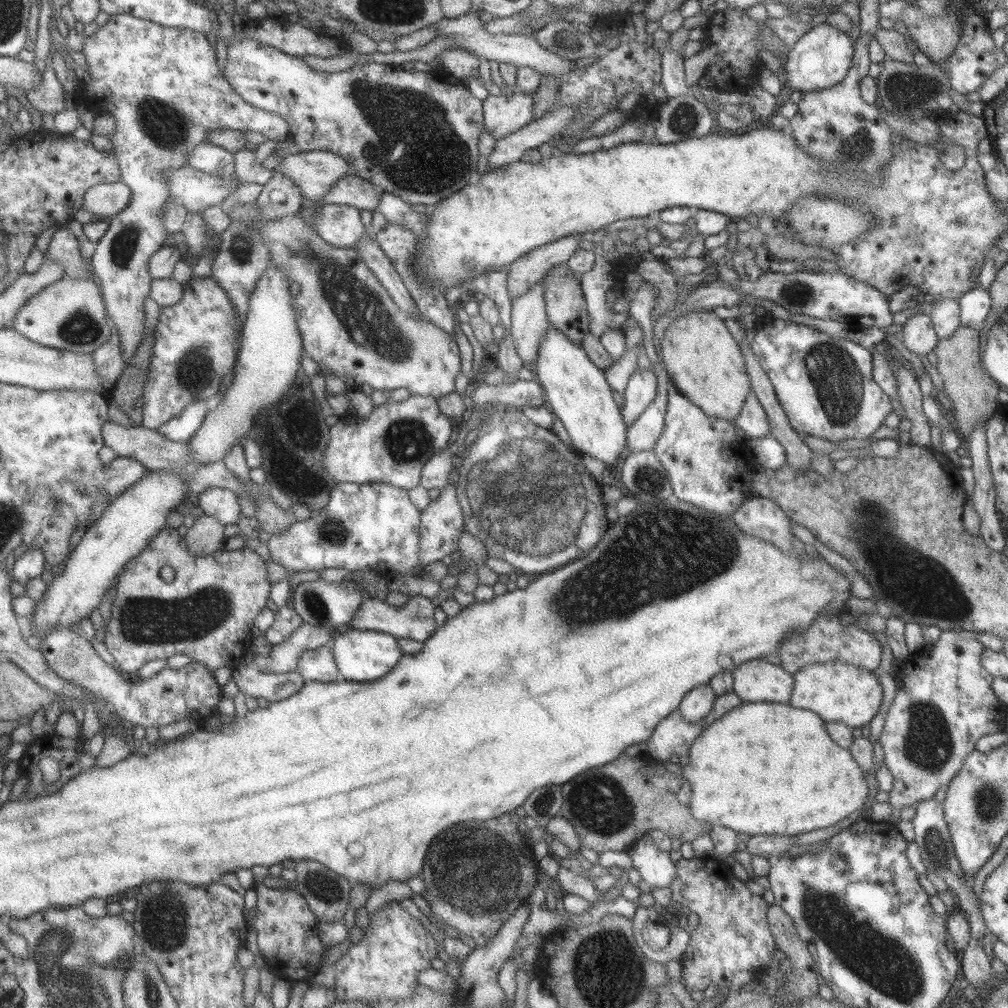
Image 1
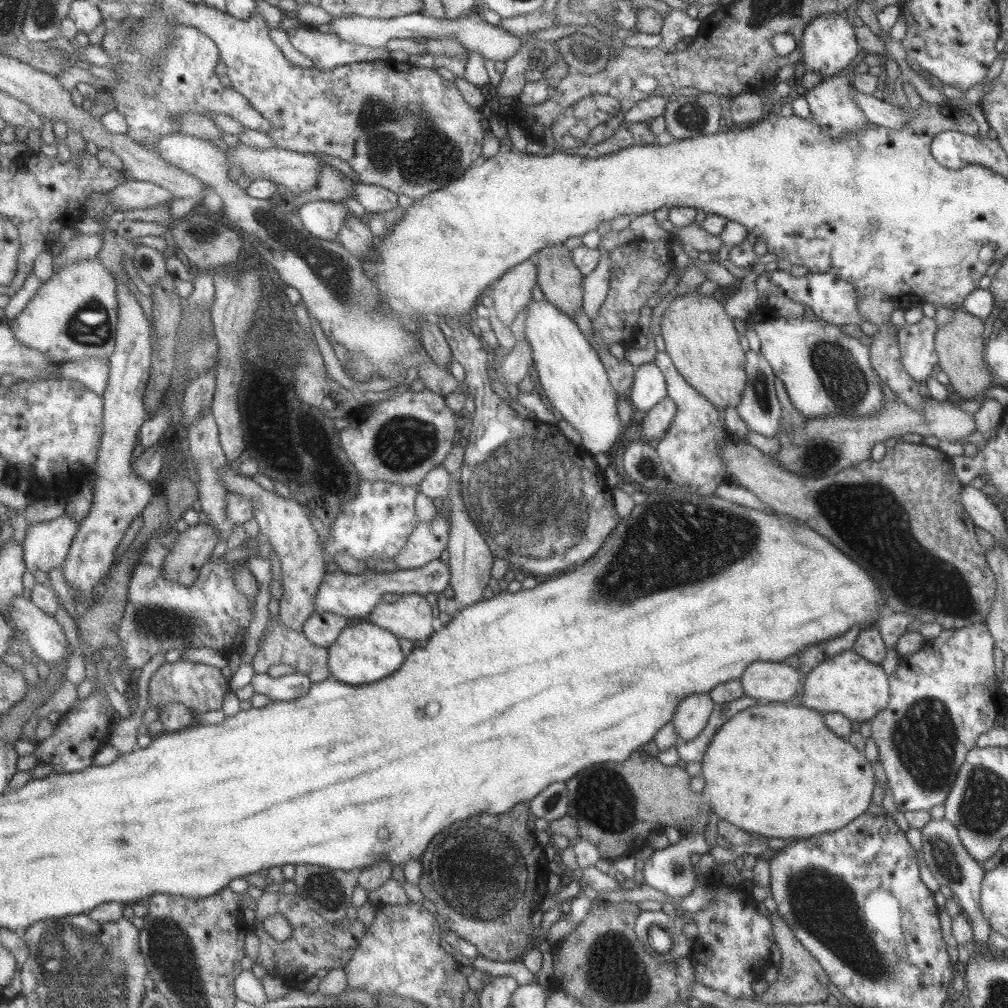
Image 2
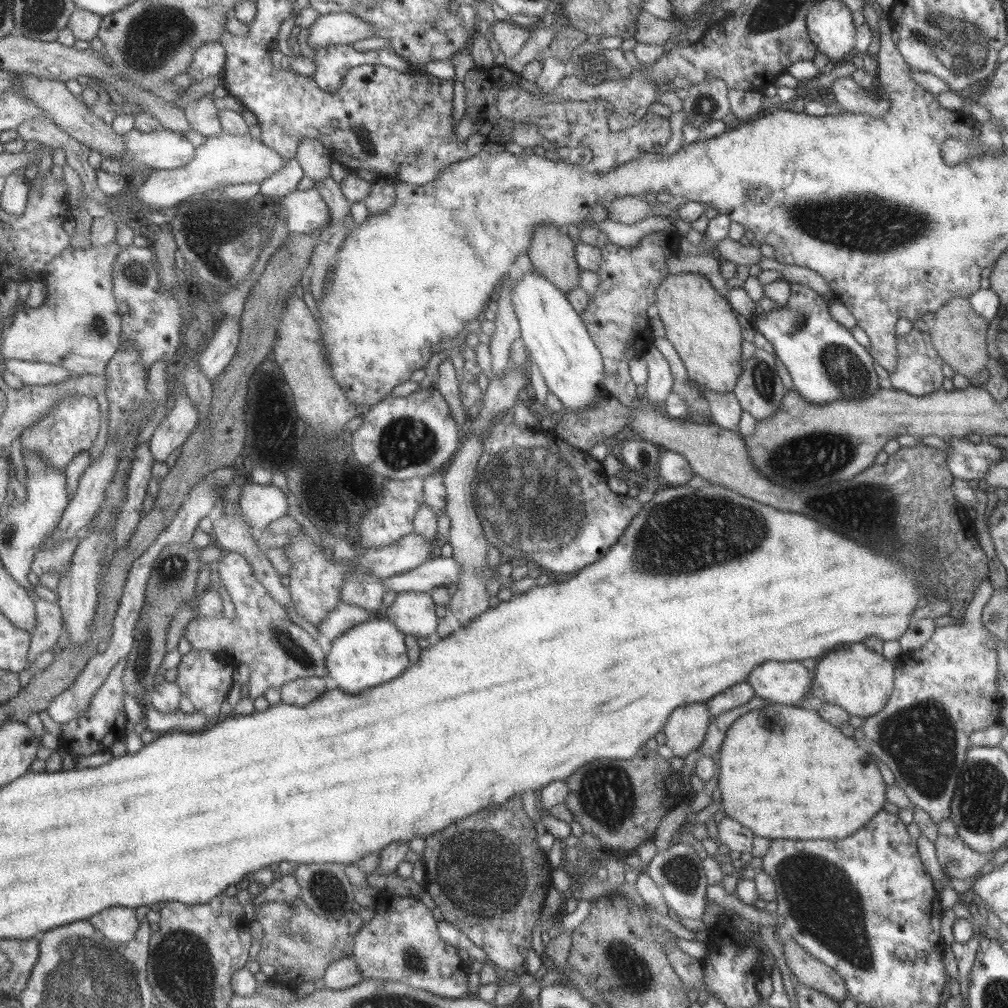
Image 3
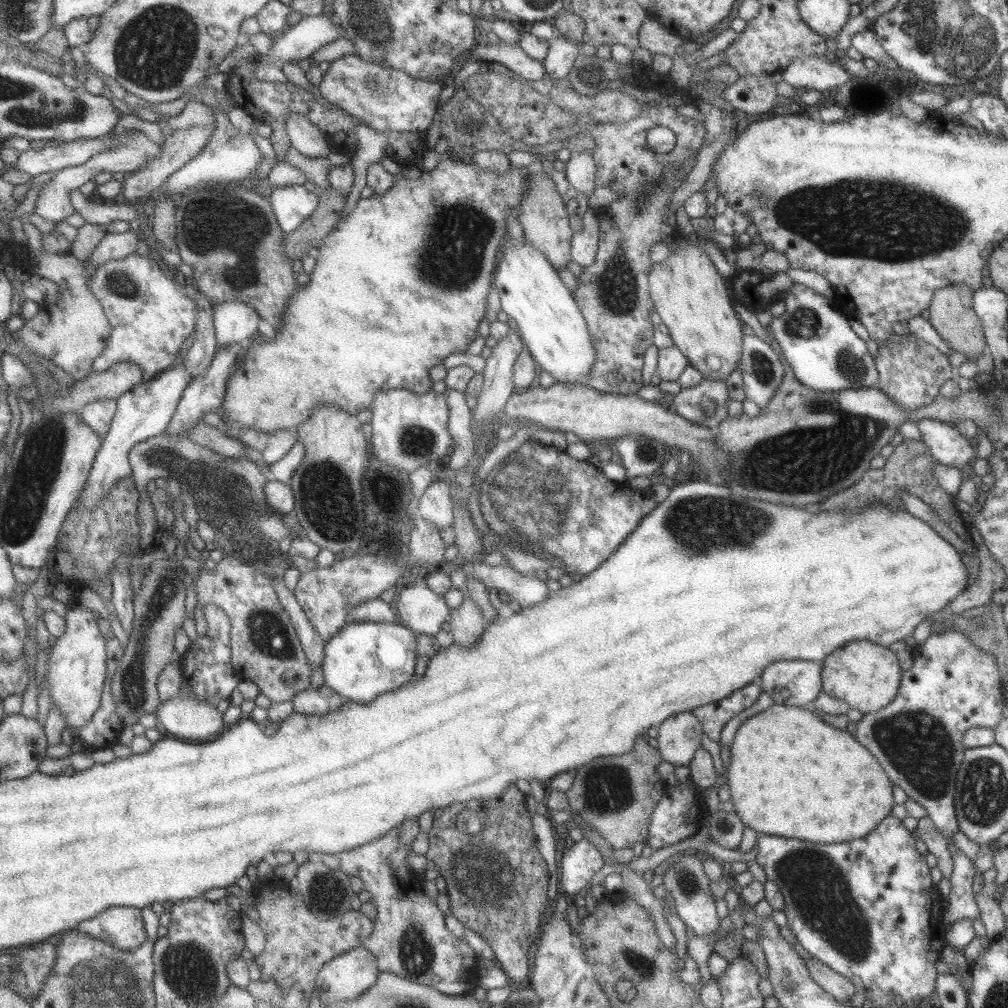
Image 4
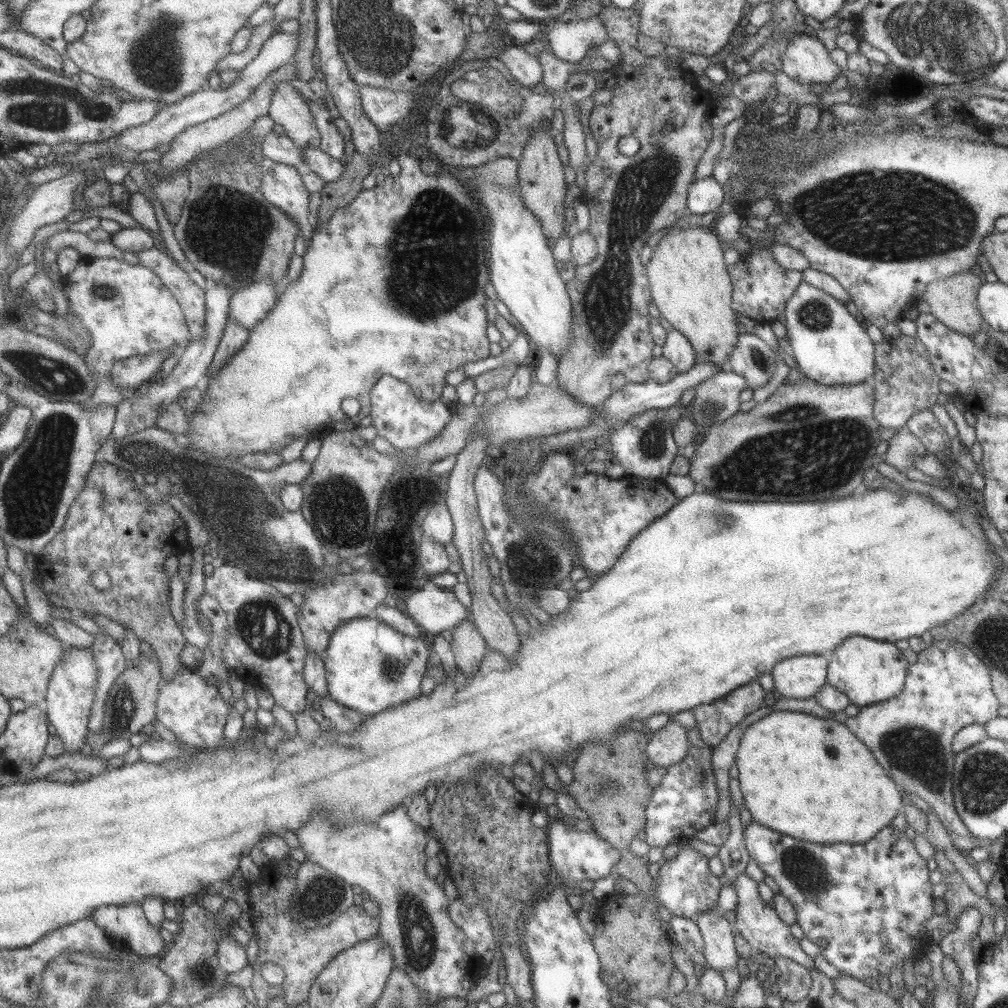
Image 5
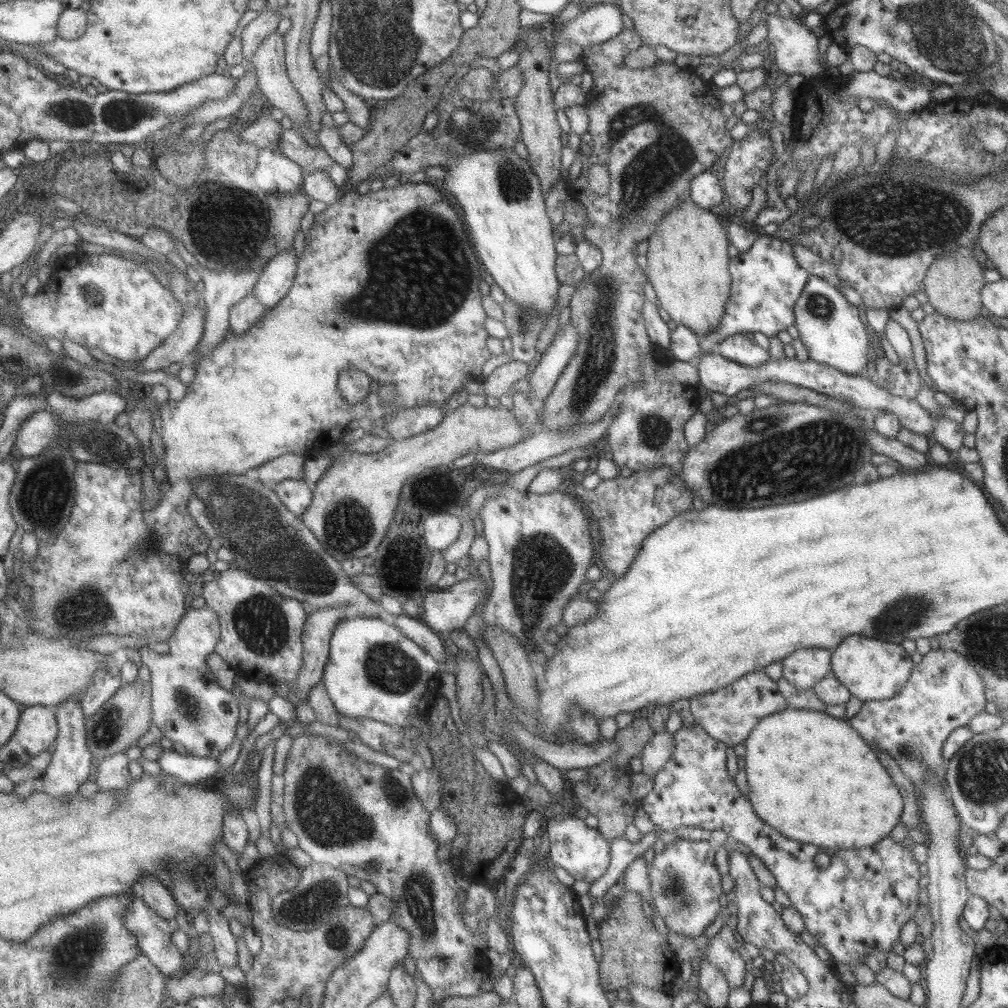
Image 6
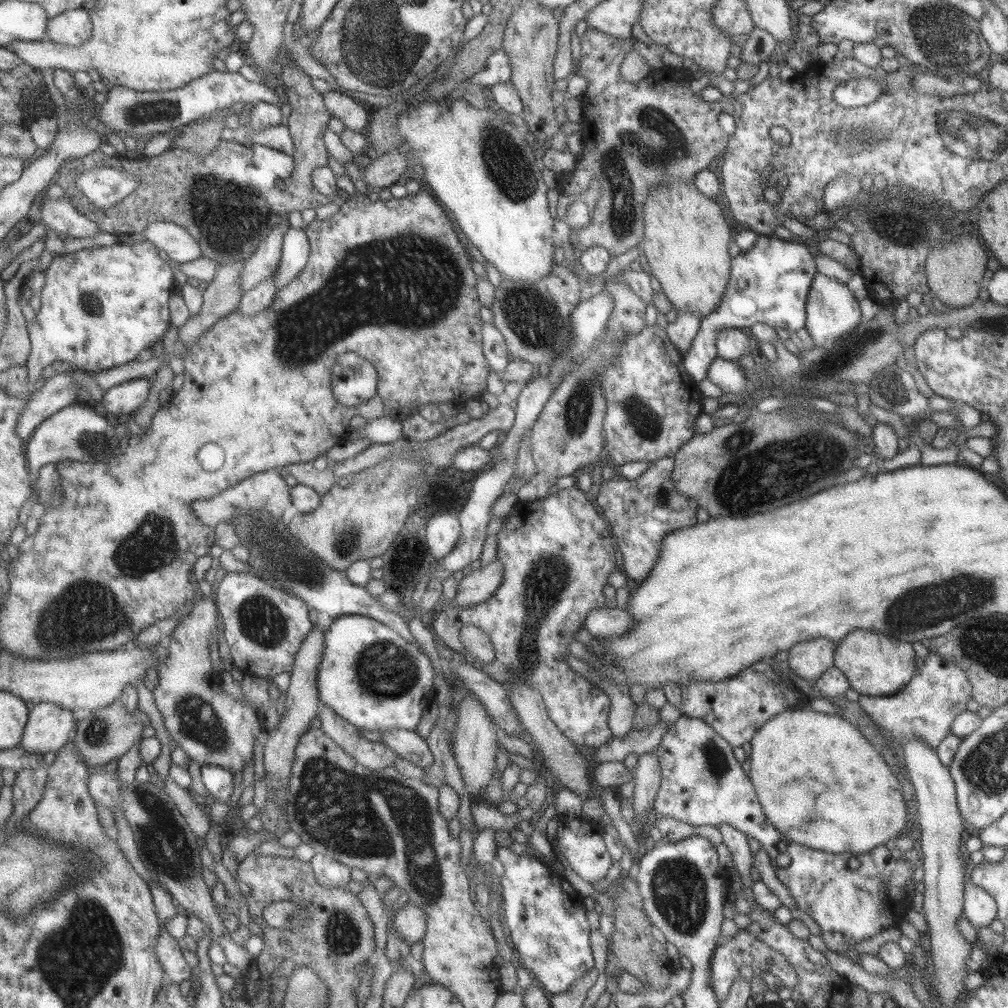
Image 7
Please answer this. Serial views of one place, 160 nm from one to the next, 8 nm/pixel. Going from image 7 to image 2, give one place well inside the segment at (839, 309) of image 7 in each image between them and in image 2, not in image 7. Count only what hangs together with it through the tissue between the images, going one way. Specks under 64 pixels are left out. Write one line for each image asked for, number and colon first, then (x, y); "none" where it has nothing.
2: (825, 374)
3: (825, 363)
4: (815, 339)
5: (830, 348)
6: (832, 331)

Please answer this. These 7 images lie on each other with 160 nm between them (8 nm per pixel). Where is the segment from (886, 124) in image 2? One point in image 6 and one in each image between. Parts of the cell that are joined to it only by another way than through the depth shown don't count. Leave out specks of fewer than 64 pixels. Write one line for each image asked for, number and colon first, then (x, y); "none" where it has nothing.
3: (849, 95)
4: (812, 72)
5: (806, 60)
6: (796, 48)

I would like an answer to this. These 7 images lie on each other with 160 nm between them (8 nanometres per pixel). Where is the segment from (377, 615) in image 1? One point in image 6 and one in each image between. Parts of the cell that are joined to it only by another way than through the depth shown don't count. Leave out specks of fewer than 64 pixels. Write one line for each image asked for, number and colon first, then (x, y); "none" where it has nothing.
2: (409, 616)
3: (411, 612)
4: (419, 609)
5: (433, 609)
6: (448, 609)

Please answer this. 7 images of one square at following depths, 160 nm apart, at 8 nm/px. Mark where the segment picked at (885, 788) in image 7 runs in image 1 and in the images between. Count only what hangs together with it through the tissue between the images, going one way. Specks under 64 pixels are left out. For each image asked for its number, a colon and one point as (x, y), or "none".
1: (764, 768)
2: (772, 769)
3: (784, 773)
4: (790, 774)
5: (806, 777)
6: (809, 776)

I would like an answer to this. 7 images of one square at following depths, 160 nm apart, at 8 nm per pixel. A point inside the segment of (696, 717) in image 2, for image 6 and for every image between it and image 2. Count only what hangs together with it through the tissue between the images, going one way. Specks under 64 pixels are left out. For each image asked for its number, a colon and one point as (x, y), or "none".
3: (684, 730)
4: (679, 735)
5: (668, 745)
6: (657, 750)

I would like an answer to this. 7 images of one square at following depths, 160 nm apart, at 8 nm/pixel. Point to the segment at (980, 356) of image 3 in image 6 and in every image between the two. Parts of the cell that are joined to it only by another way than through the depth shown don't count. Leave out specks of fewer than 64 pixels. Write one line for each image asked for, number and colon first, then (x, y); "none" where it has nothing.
4: (951, 315)
5: (952, 301)
6: (952, 284)

